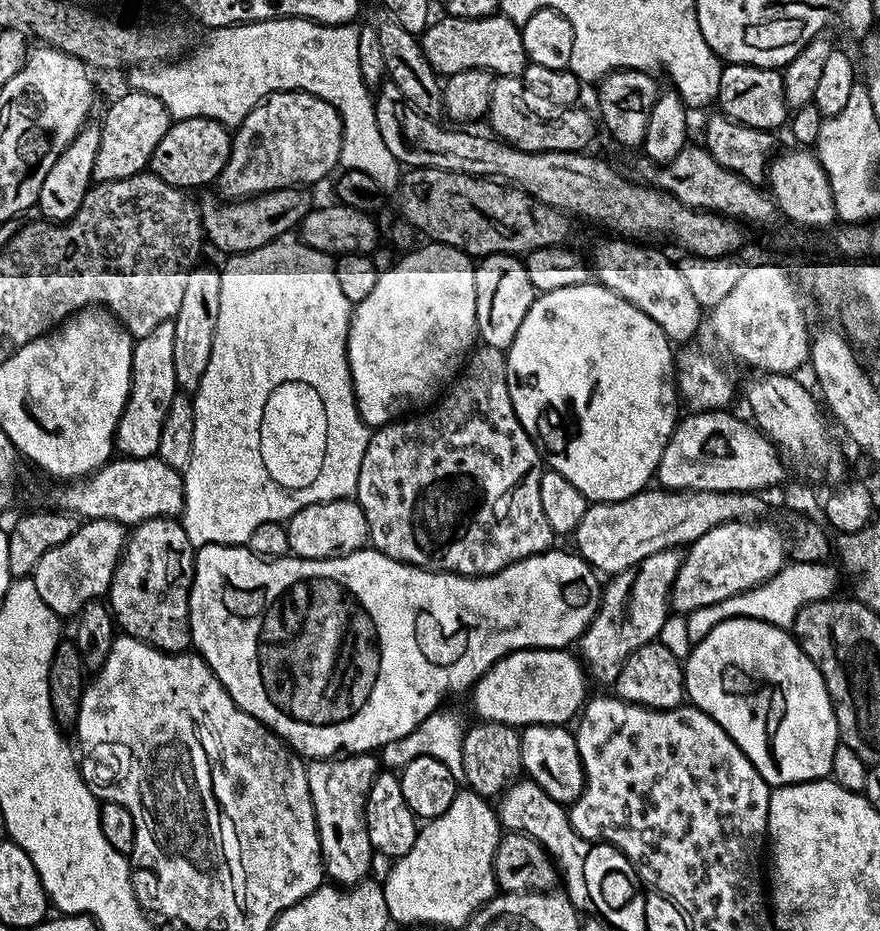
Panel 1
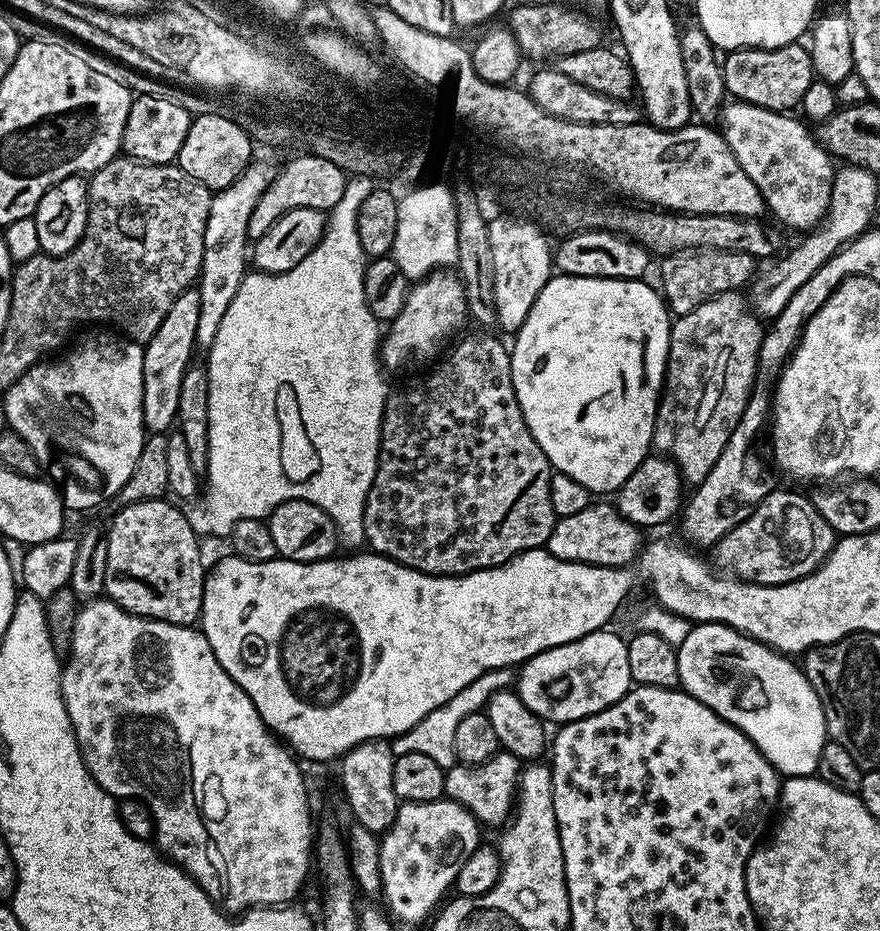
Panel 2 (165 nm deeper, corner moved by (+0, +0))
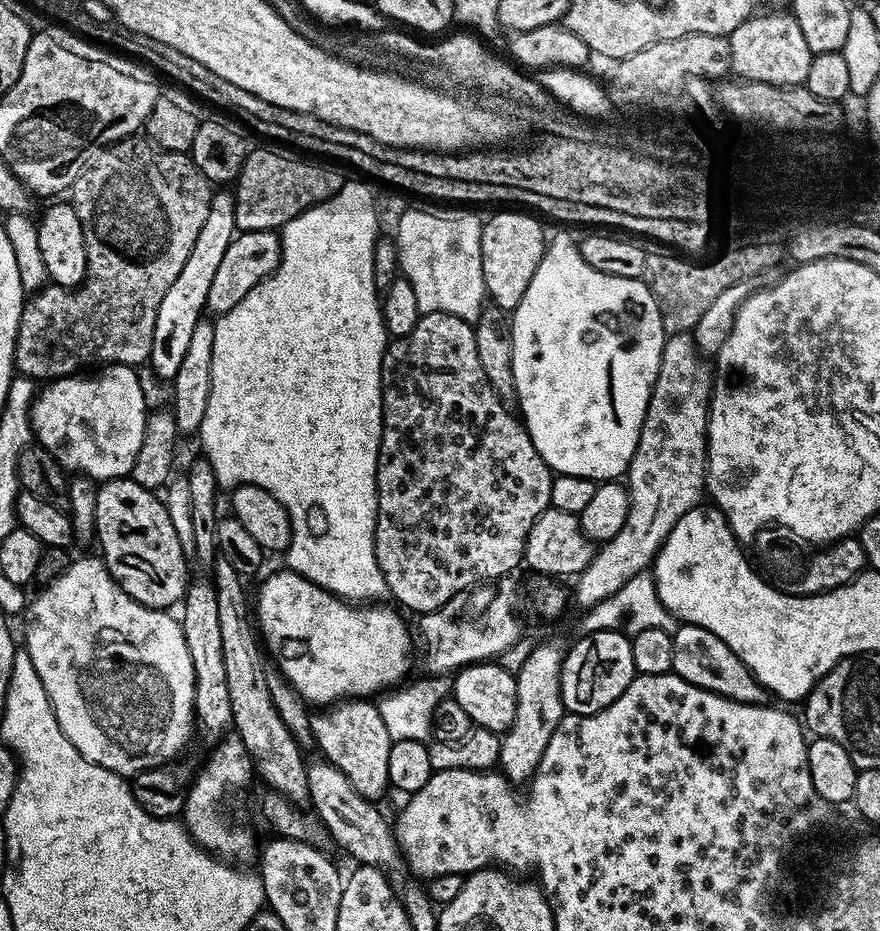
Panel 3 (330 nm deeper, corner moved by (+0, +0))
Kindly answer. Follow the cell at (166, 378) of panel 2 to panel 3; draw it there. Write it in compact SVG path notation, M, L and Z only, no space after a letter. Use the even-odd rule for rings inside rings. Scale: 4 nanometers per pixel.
M213 191L210 214L206 214L206 222L194 241L194 250L190 250L190 258L186 258L182 274L174 278L170 290L166 290L166 298L162 298L162 306L158 306L150 365L152 364L153 370L164 379L164 382L171 382L174 374L178 374L178 366L182 366L182 357L190 347L194 326L198 326L208 307L210 282L214 282L214 274L218 271L223 256L226 255L226 246L230 246L230 242L238 235L234 218L235 201L235 195L231 191Z

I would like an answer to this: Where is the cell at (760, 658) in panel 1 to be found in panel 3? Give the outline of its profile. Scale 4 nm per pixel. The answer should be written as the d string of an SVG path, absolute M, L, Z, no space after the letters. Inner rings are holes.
M681 623L677 627L672 641L674 642L674 662L672 672L681 676L699 688L710 690L719 696L737 700L743 704L763 704L766 700L766 689L754 678L752 669L748 668L718 634L710 634L702 626Z

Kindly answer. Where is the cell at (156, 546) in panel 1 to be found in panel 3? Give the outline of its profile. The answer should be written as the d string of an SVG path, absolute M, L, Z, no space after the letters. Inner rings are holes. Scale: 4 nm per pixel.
M131 478L103 481L98 486L95 528L109 574L134 602L168 610L171 604L183 601L190 583L189 557L182 550L182 542L178 542L163 499L153 489L138 486Z

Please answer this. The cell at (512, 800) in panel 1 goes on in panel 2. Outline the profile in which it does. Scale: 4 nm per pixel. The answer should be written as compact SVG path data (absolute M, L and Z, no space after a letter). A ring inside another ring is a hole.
M503 750L495 752L486 762L481 764L455 763L444 773L444 796L457 800L481 826L488 824L499 829L507 825L516 807L516 787L520 785L520 769L522 761L514 754Z

